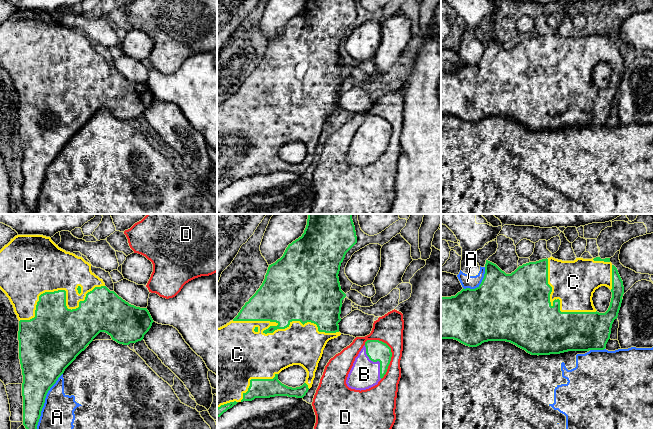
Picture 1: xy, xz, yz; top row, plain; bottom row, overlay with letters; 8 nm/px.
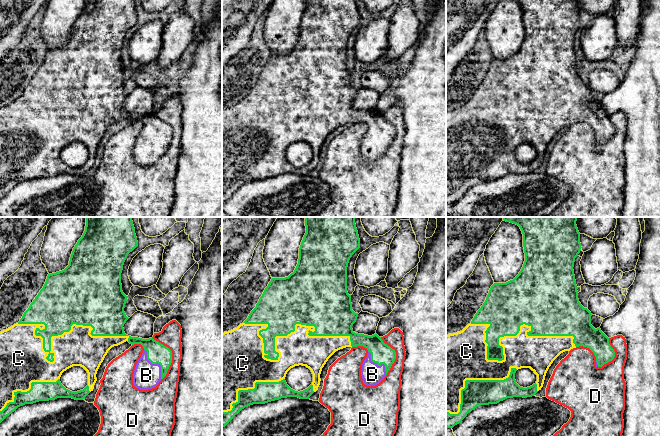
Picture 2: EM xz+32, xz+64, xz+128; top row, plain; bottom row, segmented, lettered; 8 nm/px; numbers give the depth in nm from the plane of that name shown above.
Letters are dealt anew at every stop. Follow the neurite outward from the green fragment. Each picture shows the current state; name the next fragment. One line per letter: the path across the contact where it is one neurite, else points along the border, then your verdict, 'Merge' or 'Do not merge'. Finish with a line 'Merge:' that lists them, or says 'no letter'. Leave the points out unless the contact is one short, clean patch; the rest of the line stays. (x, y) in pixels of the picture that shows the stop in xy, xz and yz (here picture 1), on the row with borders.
A: Do not merge
B: Path across: xz (376, 350), (376, 361), (364, 374). Merge
C: Merge
D: Do not merge
Merge: B, C

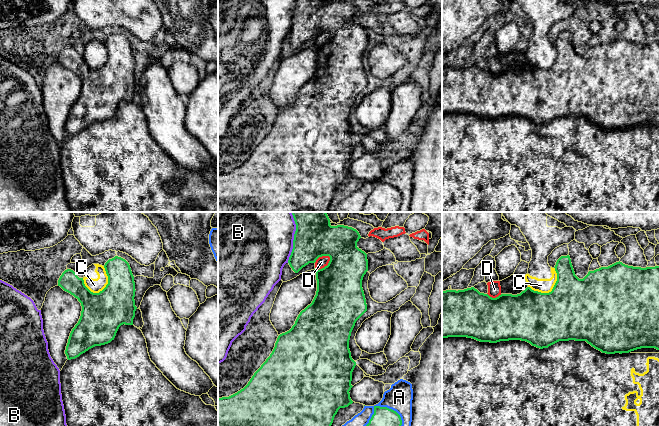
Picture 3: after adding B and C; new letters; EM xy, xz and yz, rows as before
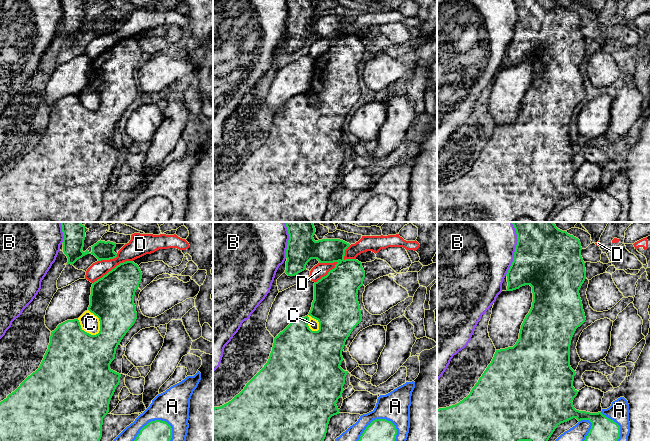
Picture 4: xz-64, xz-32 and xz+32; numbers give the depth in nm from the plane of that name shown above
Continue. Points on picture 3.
A: Do not merge
B: Do not merge
C: Do not merge
D: Do not merge
Merge: no letter

